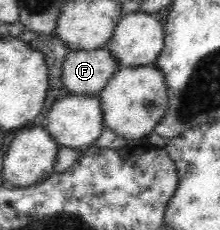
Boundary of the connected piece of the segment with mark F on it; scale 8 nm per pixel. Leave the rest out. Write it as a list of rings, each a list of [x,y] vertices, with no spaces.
[[[107,47],[70,51],[63,63],[61,81],[69,93],[99,93],[118,69]]]

